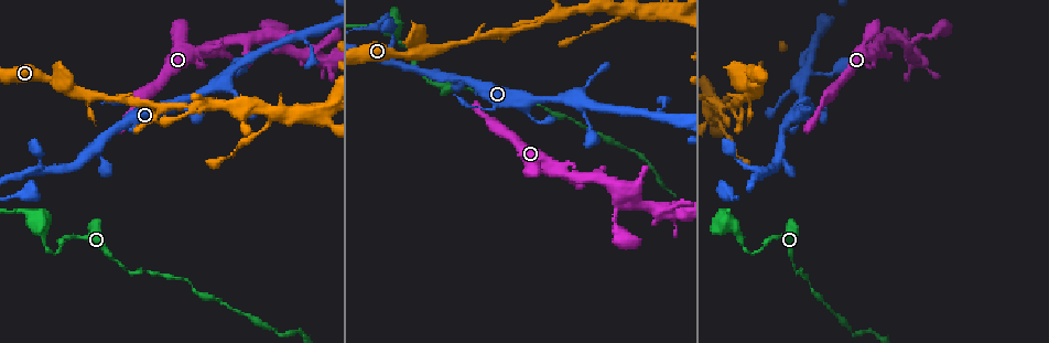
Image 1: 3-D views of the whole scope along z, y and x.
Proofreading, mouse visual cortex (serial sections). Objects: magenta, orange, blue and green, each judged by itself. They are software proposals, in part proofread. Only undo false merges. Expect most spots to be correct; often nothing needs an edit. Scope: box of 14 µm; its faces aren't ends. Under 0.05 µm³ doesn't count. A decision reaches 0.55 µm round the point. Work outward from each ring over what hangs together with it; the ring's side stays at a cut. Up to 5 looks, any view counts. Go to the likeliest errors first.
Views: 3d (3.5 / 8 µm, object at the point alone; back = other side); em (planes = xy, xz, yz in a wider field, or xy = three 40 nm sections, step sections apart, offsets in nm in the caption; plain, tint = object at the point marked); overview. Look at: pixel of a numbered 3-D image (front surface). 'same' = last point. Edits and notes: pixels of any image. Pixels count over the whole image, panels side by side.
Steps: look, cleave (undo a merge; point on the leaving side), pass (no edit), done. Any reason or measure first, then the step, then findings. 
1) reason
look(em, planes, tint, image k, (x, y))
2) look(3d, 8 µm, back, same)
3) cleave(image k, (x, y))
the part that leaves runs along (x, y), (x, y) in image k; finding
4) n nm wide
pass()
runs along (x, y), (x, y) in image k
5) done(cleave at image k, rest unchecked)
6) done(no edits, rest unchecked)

two arms at a narrow angle
look(3d, 8 µm, image 1, (721, 109))

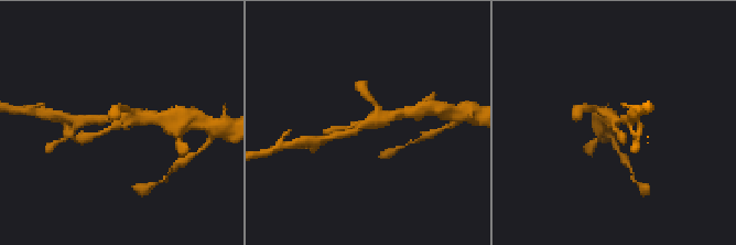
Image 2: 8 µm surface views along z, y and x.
look(3d, 3.5 µm, back, image 2, (118, 122))

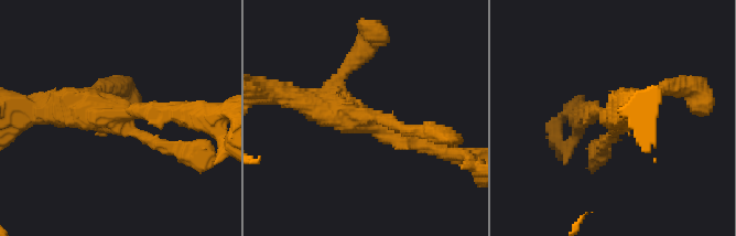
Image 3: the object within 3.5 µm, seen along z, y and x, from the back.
pass()
runs along (434, 149), (299, 100) in image 3; continuous, no second cell

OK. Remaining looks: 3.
abrupt turn
look(em, xy, step 1, tint, image 1, (405, 47))

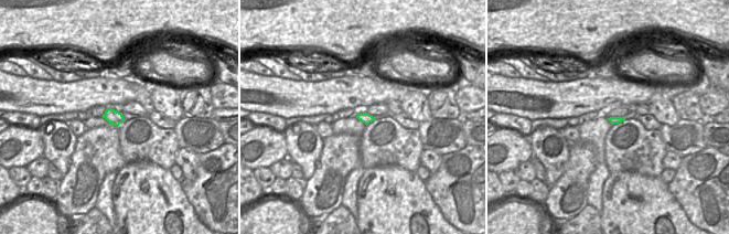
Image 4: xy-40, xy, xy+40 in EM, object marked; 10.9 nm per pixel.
wider look
look(3d, 3.5 µm, same)

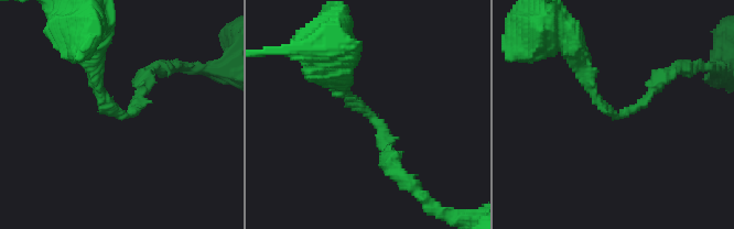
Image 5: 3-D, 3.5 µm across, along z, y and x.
arms of 200, 200 nm
pass()
runs along (391, 166), (381, 127), (341, 78) in image 5; one cell here

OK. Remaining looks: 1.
done(no edits, rest unchecked)

